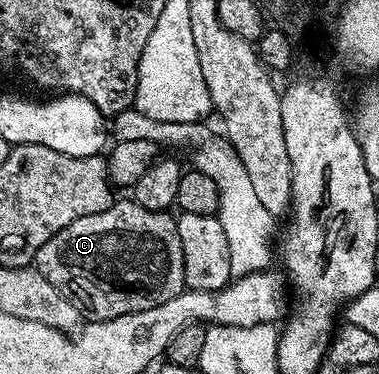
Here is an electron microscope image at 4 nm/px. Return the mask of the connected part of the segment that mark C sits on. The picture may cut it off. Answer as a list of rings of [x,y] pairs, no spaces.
[[[134,199],[127,201],[116,200],[105,211],[97,211],[93,215],[85,215],[81,219],[73,219],[73,223],[69,223],[69,227],[65,227],[61,231],[57,231],[57,235],[53,235],[47,243],[39,248],[34,259],[41,275],[45,275],[45,279],[49,279],[49,283],[53,283],[53,287],[57,287],[57,291],[61,295],[65,295],[65,299],[69,299],[77,306],[80,314],[84,318],[92,321],[108,321],[109,319],[117,319],[121,315],[129,315],[133,311],[149,311],[149,307],[157,307],[161,303],[165,303],[165,299],[173,299],[178,293],[184,292],[185,286],[185,259],[181,255],[181,235],[177,235],[177,220],[167,211],[149,211],[145,207],[141,207]]]

